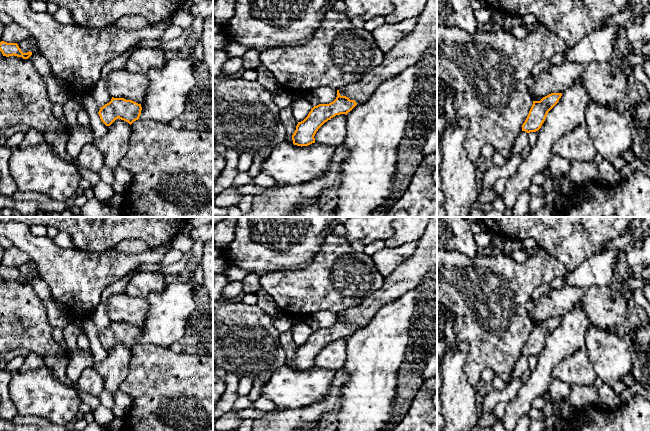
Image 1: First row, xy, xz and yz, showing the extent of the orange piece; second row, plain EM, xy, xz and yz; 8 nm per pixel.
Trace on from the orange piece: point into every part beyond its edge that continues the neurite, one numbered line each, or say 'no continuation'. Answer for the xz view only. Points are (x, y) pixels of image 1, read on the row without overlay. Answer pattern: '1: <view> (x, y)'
no continuation

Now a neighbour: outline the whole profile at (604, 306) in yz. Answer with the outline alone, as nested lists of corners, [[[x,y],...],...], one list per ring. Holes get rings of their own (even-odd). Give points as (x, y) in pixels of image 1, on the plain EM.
[[[565,285],[553,289],[548,294],[542,296],[535,302],[532,318],[543,322],[551,317],[563,317],[579,303],[587,315],[590,324],[601,328],[623,328],[633,321],[633,311],[631,302],[616,288],[610,286],[594,285],[587,288],[578,288]]]

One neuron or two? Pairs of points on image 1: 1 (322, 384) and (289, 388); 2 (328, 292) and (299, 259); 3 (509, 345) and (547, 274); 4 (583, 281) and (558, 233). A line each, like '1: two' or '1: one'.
1: one
2: two
3: one
4: two

